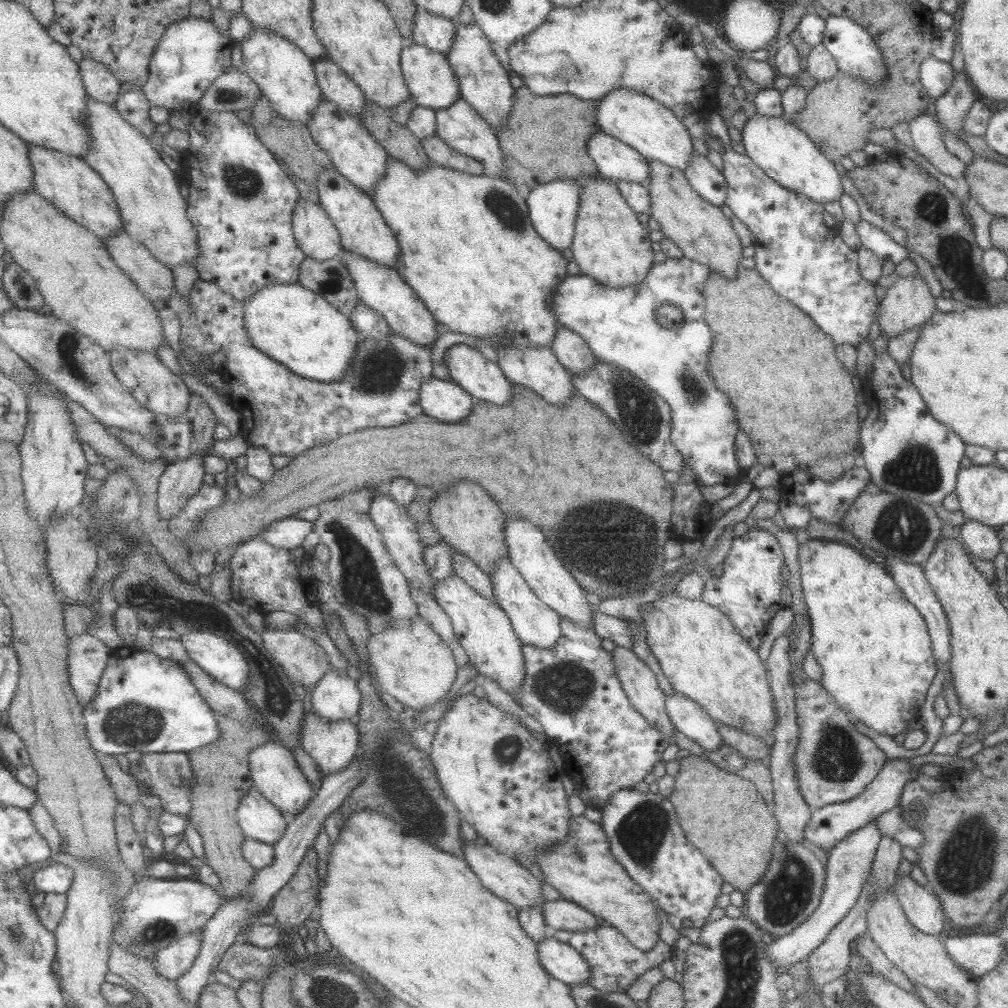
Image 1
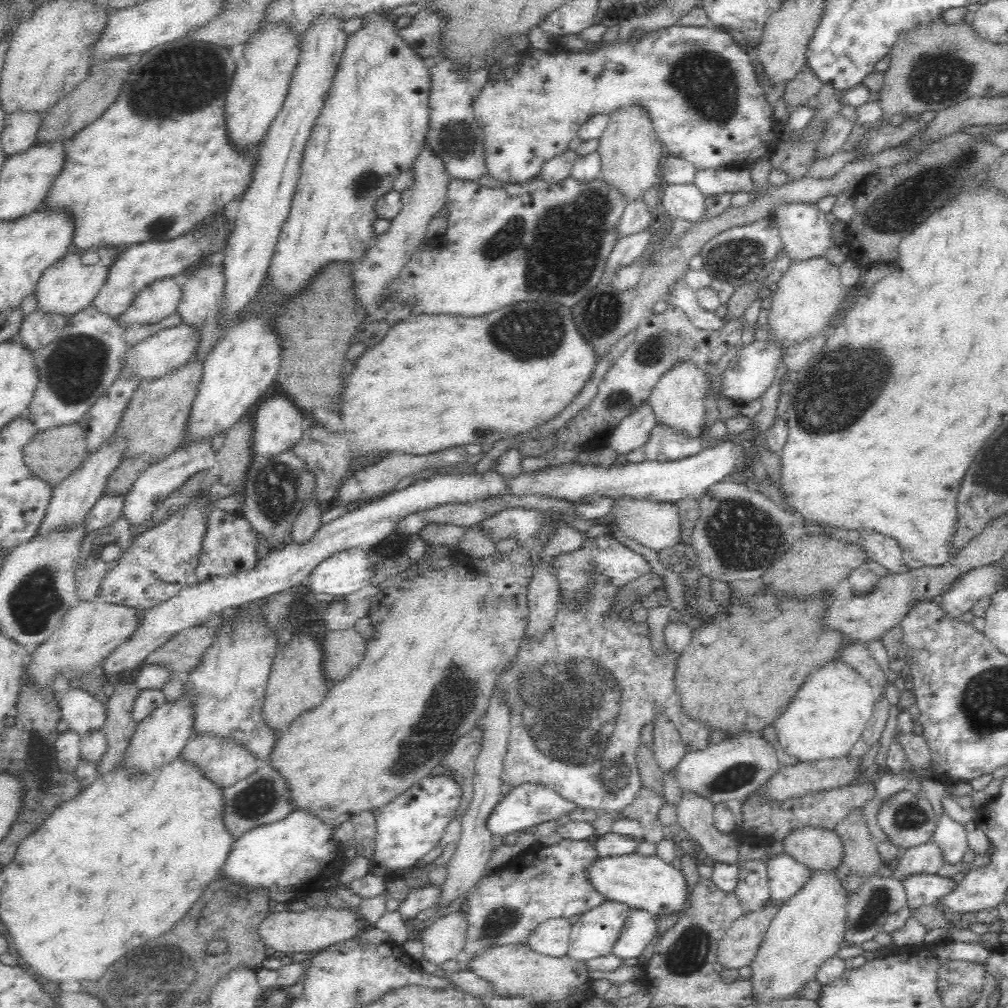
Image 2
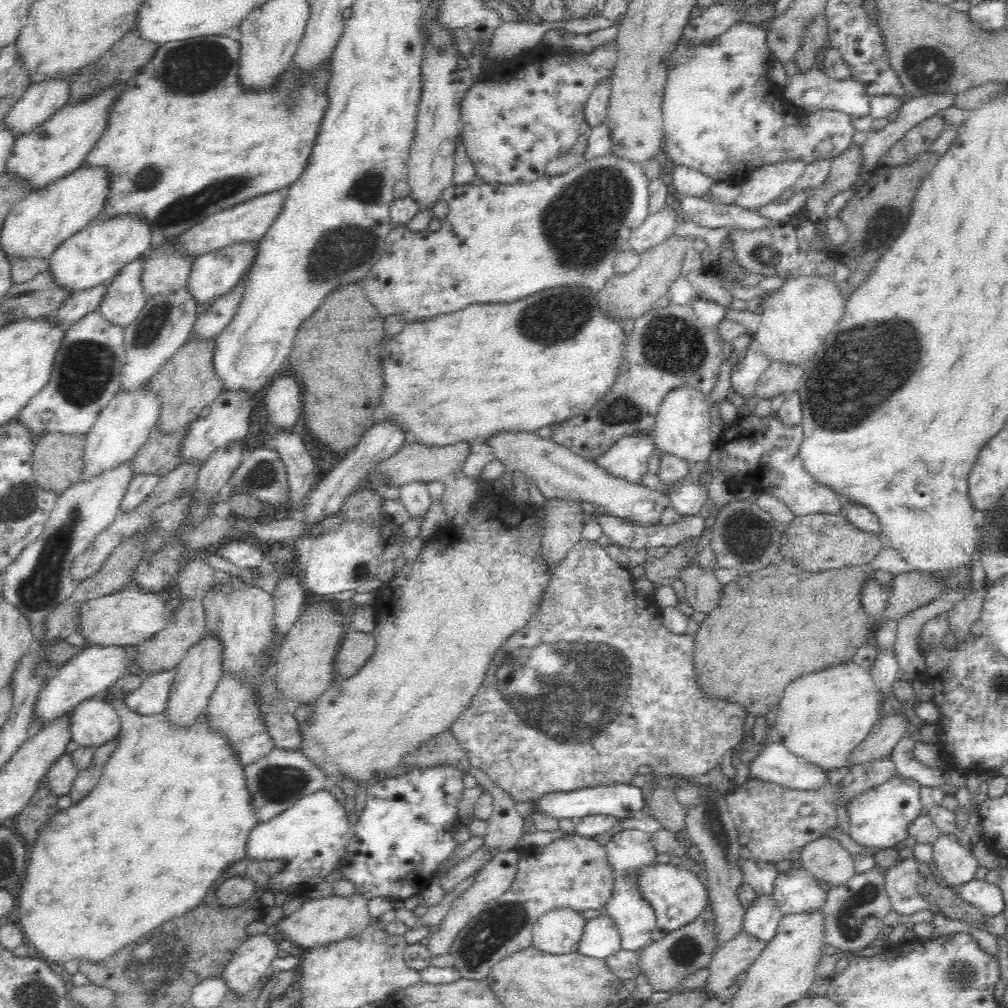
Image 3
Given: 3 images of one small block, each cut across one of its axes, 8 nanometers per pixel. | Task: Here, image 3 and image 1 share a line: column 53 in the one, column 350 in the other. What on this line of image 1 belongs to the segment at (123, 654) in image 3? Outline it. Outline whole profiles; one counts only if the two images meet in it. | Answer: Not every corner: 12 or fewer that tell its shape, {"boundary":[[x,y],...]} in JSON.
{"boundary":[[332,669],[312,689],[323,721],[355,721],[358,675]]}

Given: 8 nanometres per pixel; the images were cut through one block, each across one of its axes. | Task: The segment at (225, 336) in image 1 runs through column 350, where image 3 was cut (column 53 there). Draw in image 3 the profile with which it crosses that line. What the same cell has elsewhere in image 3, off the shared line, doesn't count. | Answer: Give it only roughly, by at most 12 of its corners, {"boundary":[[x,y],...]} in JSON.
{"boundary":[[68,328],[48,385],[12,420],[85,435],[120,390],[123,329]]}

